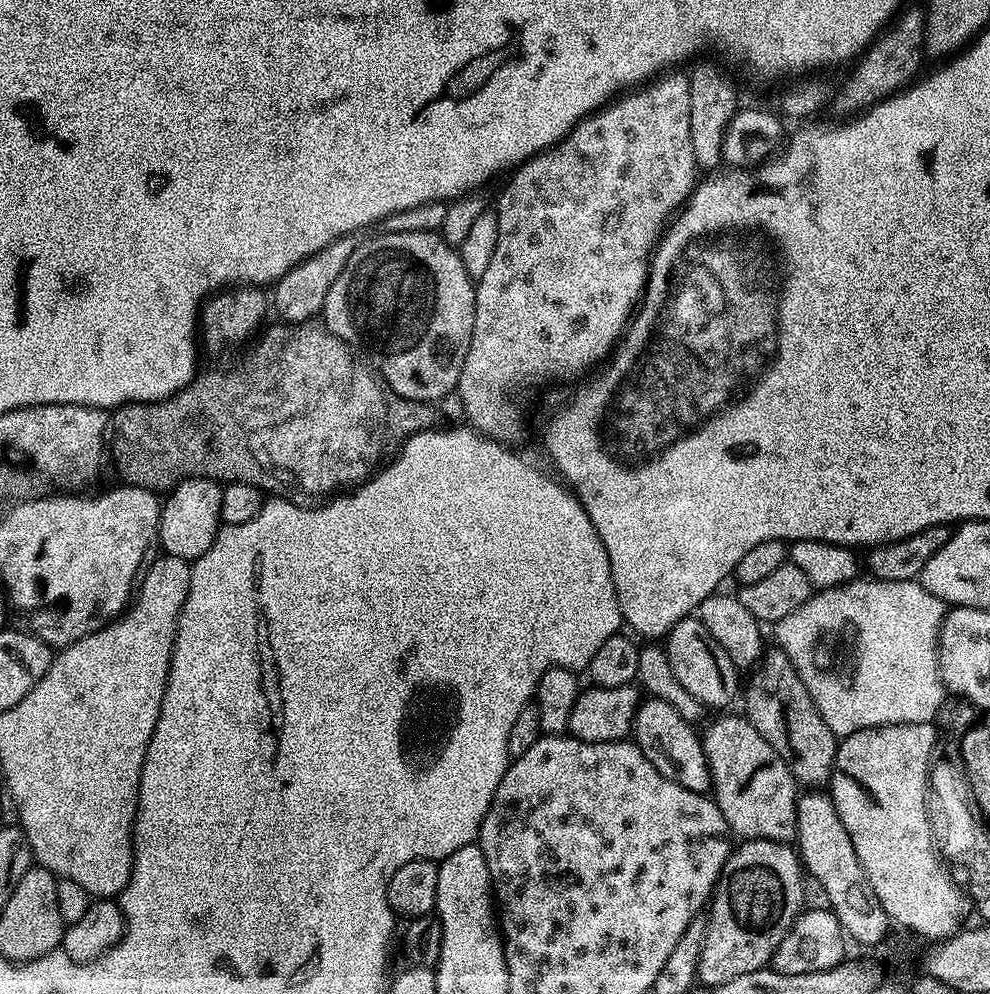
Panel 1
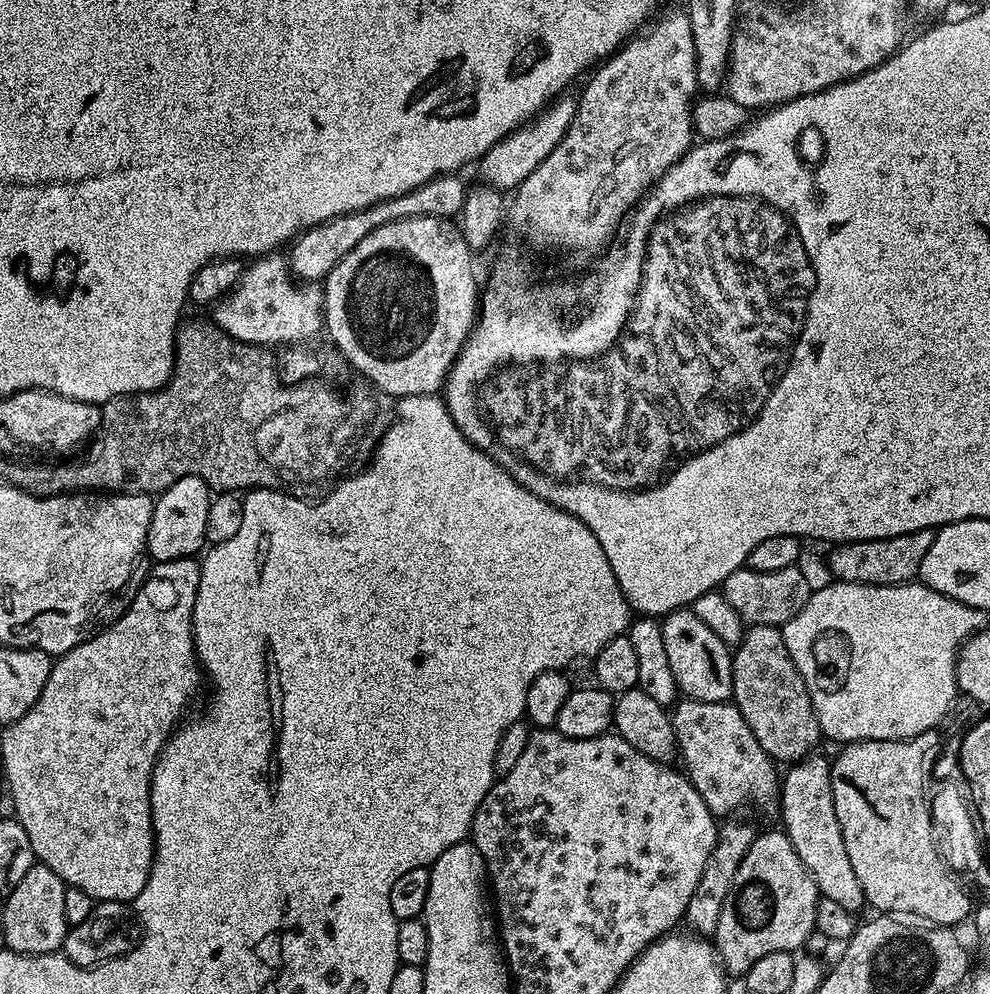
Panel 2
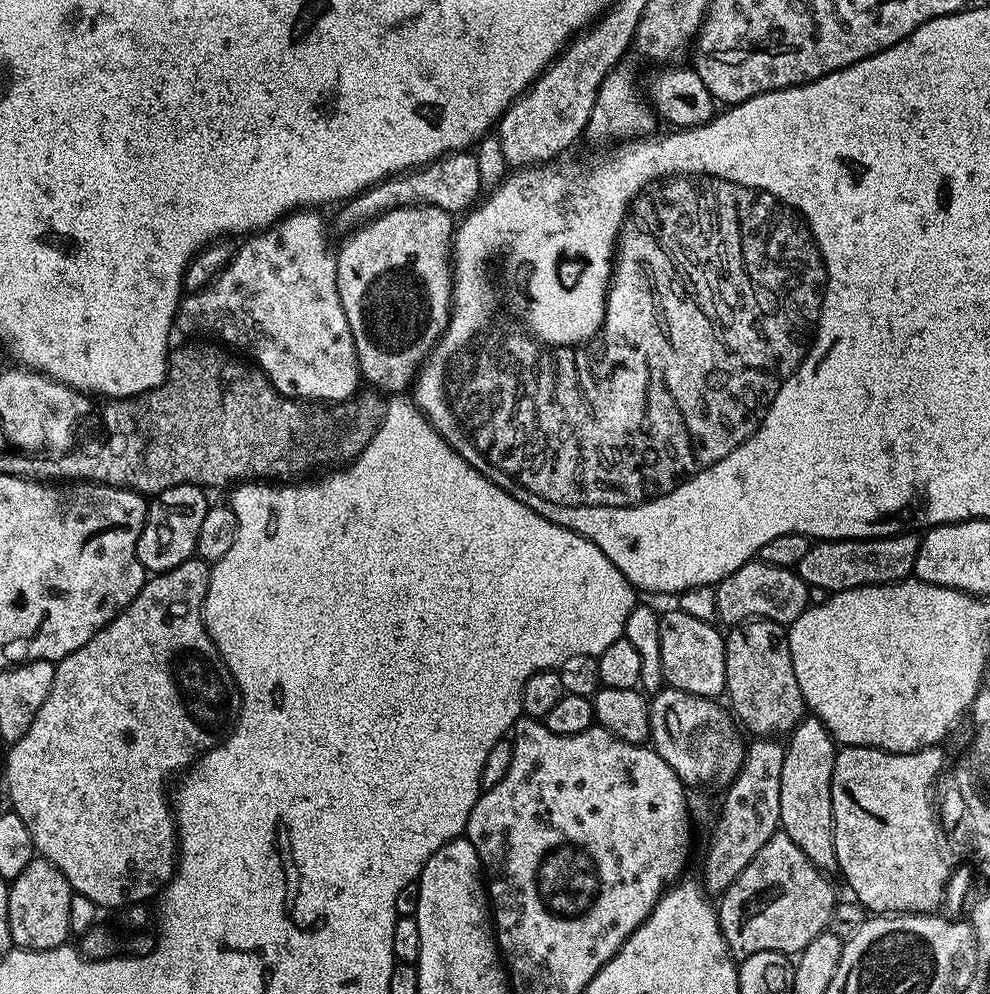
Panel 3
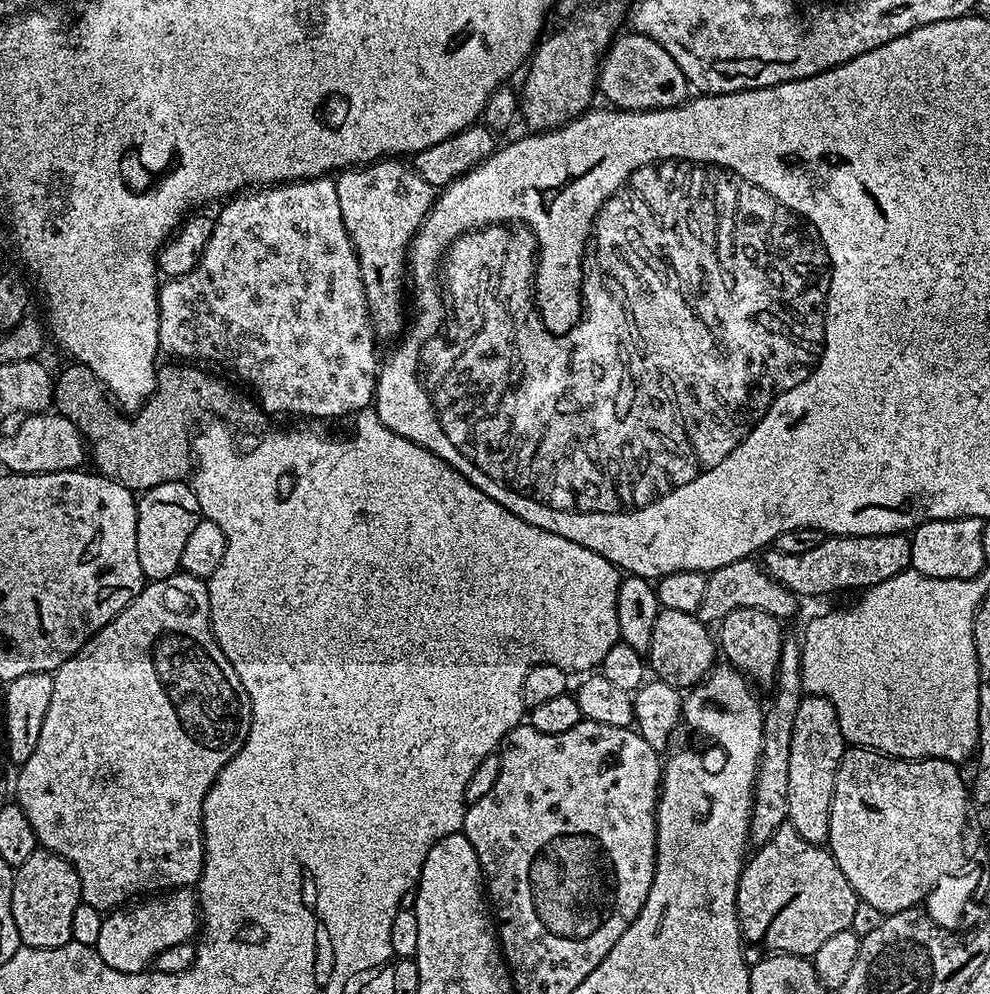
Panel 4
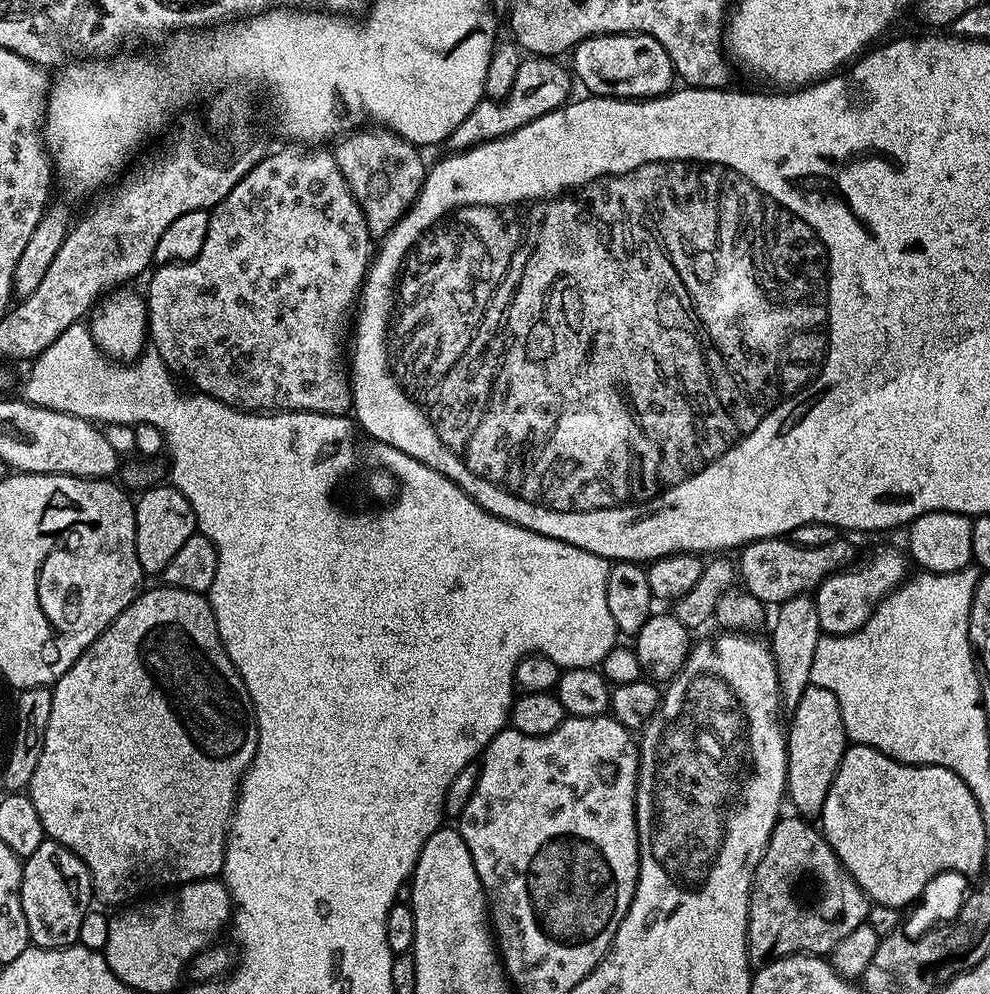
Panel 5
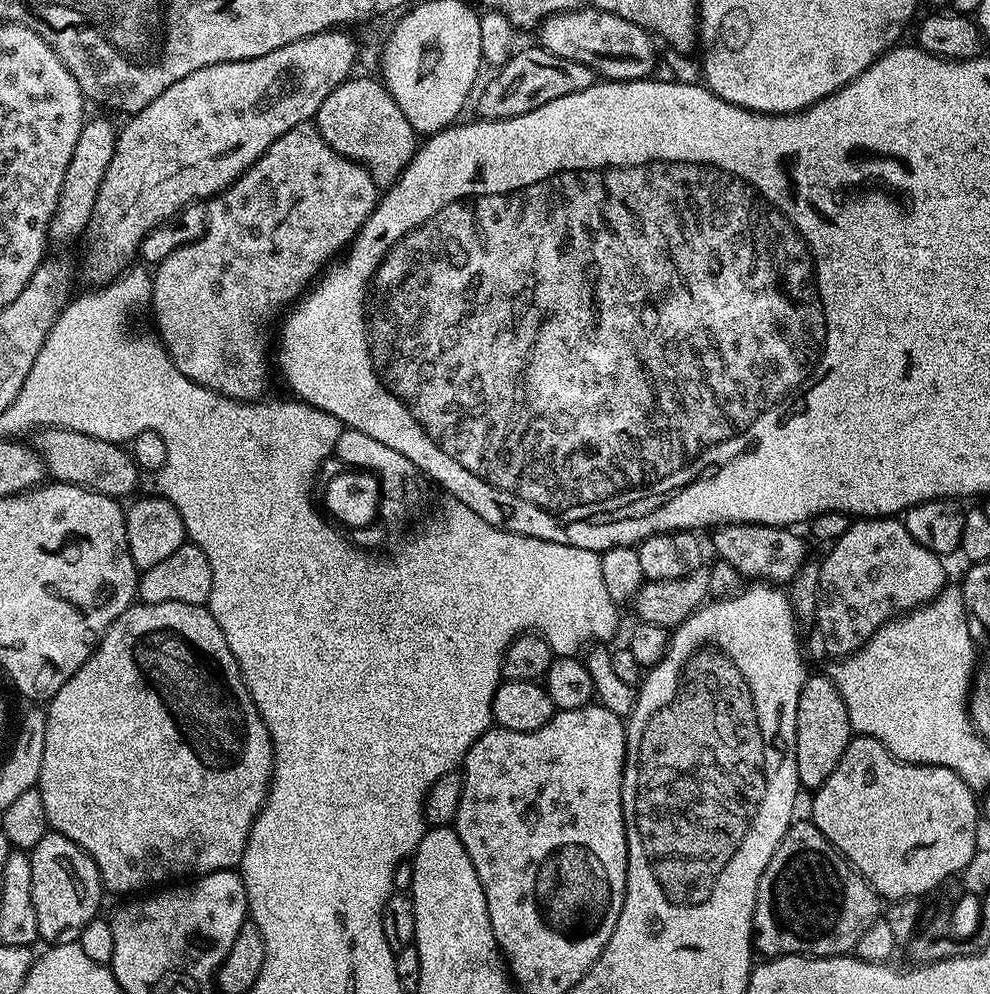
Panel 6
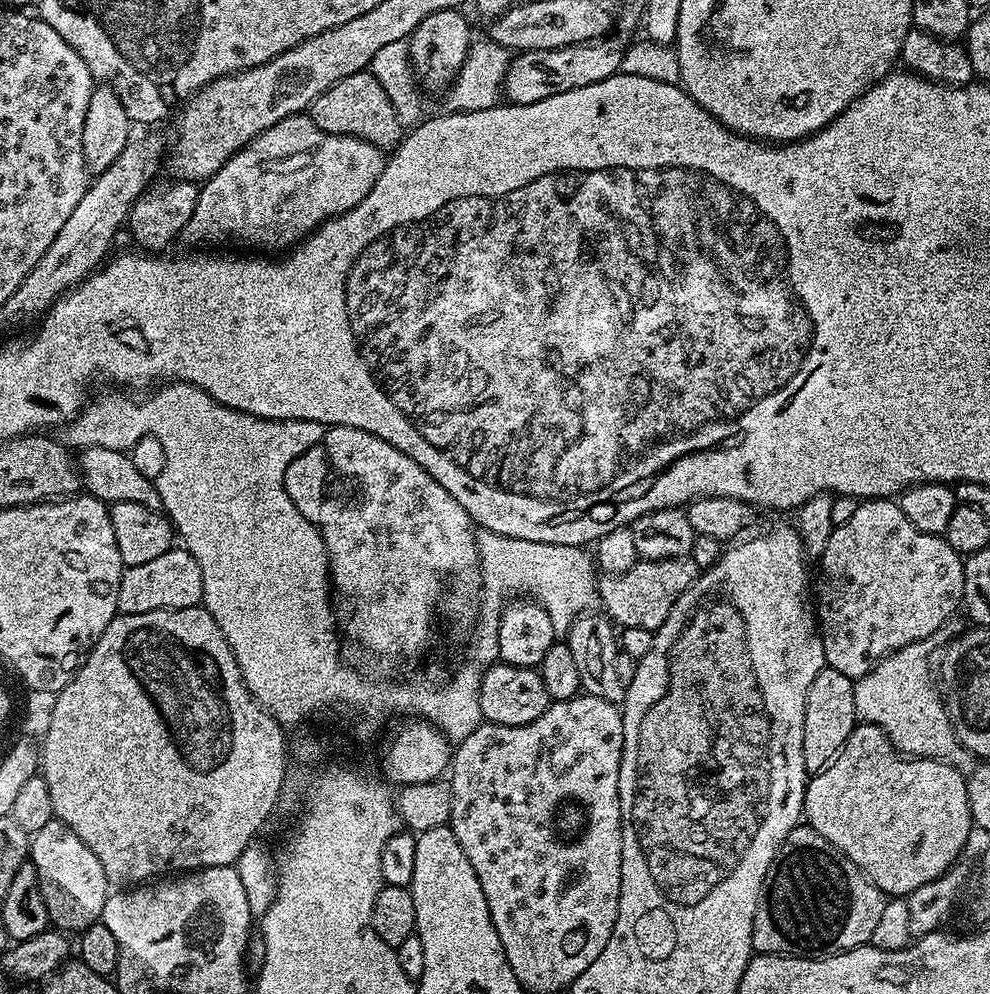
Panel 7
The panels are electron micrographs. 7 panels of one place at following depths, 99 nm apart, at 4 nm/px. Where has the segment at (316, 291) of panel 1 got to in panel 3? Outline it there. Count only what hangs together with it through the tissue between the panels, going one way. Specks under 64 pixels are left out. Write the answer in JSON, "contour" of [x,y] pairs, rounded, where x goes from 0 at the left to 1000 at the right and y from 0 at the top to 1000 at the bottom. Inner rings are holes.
{"contour":[[[473,151],[453,153],[433,165],[426,165],[423,169],[413,169],[411,173],[401,173],[399,177],[383,181],[369,193],[363,193],[355,201],[346,202],[338,210],[339,225],[343,229],[356,231],[394,211],[409,209],[415,205],[434,205],[458,215],[468,215],[482,204],[486,193],[483,159],[480,155]]]}

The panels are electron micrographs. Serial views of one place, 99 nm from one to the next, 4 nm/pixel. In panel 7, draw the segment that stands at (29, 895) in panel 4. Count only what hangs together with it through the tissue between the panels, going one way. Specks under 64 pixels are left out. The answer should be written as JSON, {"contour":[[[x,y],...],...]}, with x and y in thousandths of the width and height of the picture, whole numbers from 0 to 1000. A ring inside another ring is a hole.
{"contour":[[[54,823],[42,835],[31,838],[30,867],[34,875],[38,875],[38,891],[42,891],[48,929],[54,935],[80,940],[101,926],[111,900],[111,890],[95,855],[91,855],[71,831]]]}

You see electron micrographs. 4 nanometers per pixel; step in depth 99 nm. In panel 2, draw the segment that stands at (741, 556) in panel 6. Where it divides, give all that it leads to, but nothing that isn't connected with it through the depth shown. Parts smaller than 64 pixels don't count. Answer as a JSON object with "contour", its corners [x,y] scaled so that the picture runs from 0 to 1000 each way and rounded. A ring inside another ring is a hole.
{"contour":[[[932,531],[919,537],[907,537],[903,541],[848,545],[841,550],[844,552],[840,556],[835,556],[836,572],[849,588],[920,588],[928,580],[931,561],[935,561],[944,540],[942,532]]]}

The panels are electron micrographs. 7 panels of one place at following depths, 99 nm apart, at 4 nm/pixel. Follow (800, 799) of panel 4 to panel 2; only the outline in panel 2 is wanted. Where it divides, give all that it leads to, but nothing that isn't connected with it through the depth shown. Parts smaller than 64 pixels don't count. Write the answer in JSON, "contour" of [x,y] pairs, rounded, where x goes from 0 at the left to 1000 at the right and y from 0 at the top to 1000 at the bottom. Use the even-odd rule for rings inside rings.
{"contour":[[[828,760],[805,765],[791,778],[786,822],[792,828],[790,836],[798,843],[801,855],[810,863],[810,871],[820,881],[825,898],[846,907],[851,915],[865,920],[875,909],[871,887],[867,887],[867,879],[863,879],[863,871],[859,871],[859,862],[855,860],[855,847],[851,847],[851,831],[846,831],[842,815],[838,765]]]}

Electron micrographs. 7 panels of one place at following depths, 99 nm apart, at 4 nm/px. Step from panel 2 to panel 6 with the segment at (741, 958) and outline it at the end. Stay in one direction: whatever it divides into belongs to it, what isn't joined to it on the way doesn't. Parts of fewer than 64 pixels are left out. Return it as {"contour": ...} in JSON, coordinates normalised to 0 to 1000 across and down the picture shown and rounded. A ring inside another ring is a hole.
{"contour":[[[802,827],[794,835],[778,871],[768,884],[764,900],[764,914],[760,921],[762,954],[769,963],[786,962],[851,962],[860,959],[867,944],[879,936],[883,927],[891,922],[890,902],[876,885],[854,865],[853,860],[824,834],[819,827]]]}

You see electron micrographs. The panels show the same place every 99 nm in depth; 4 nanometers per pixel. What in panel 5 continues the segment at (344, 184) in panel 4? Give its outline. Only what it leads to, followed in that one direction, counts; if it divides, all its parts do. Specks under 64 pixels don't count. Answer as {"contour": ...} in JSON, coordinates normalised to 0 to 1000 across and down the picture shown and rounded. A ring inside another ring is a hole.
{"contour":[[[364,127],[344,136],[334,150],[335,158],[352,181],[358,199],[368,212],[370,227],[377,238],[387,238],[411,214],[428,188],[430,164],[424,158],[425,150],[387,127]]]}

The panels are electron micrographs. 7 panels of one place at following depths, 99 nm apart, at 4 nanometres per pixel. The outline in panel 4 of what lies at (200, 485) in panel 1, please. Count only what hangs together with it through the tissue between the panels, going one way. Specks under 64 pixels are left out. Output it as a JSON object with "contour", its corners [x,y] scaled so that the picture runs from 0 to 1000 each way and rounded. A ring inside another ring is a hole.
{"contour":[[[186,483],[164,485],[164,489],[156,489],[138,502],[139,517],[139,565],[143,565],[143,573],[151,585],[172,581],[183,574],[184,553],[196,529],[204,522],[200,509],[200,501],[196,497],[193,486]]]}

